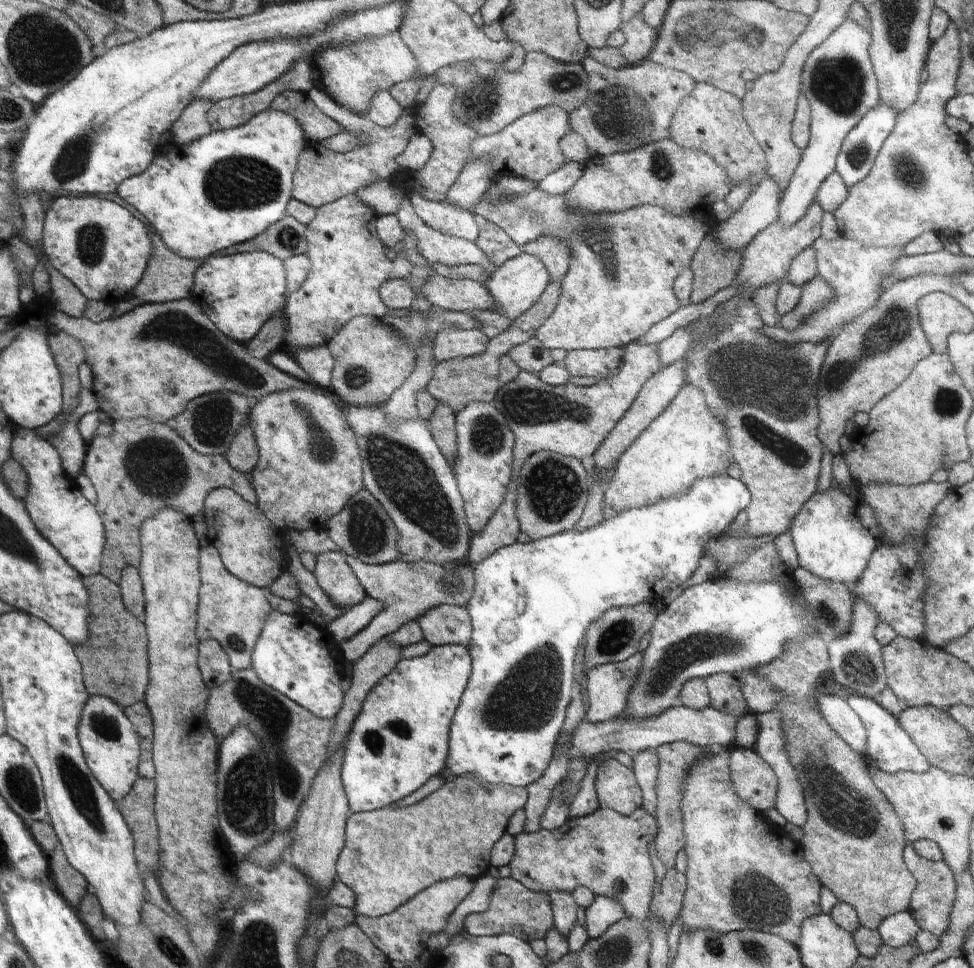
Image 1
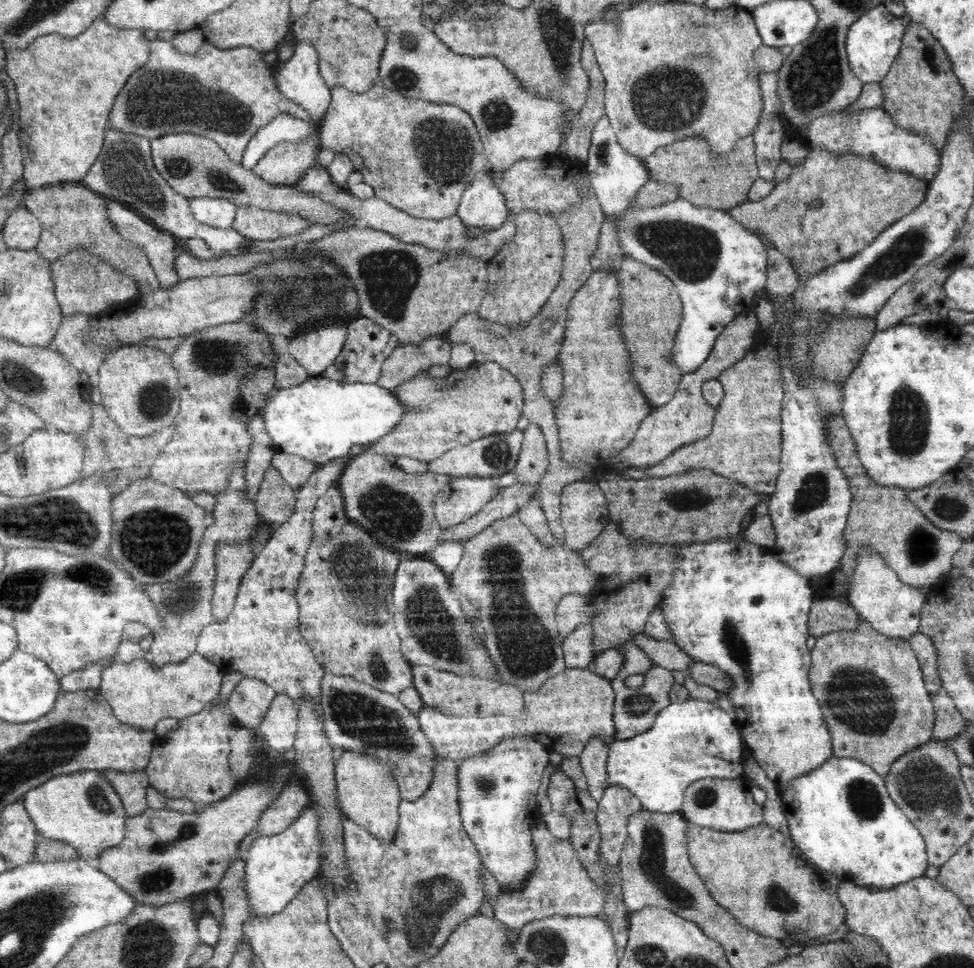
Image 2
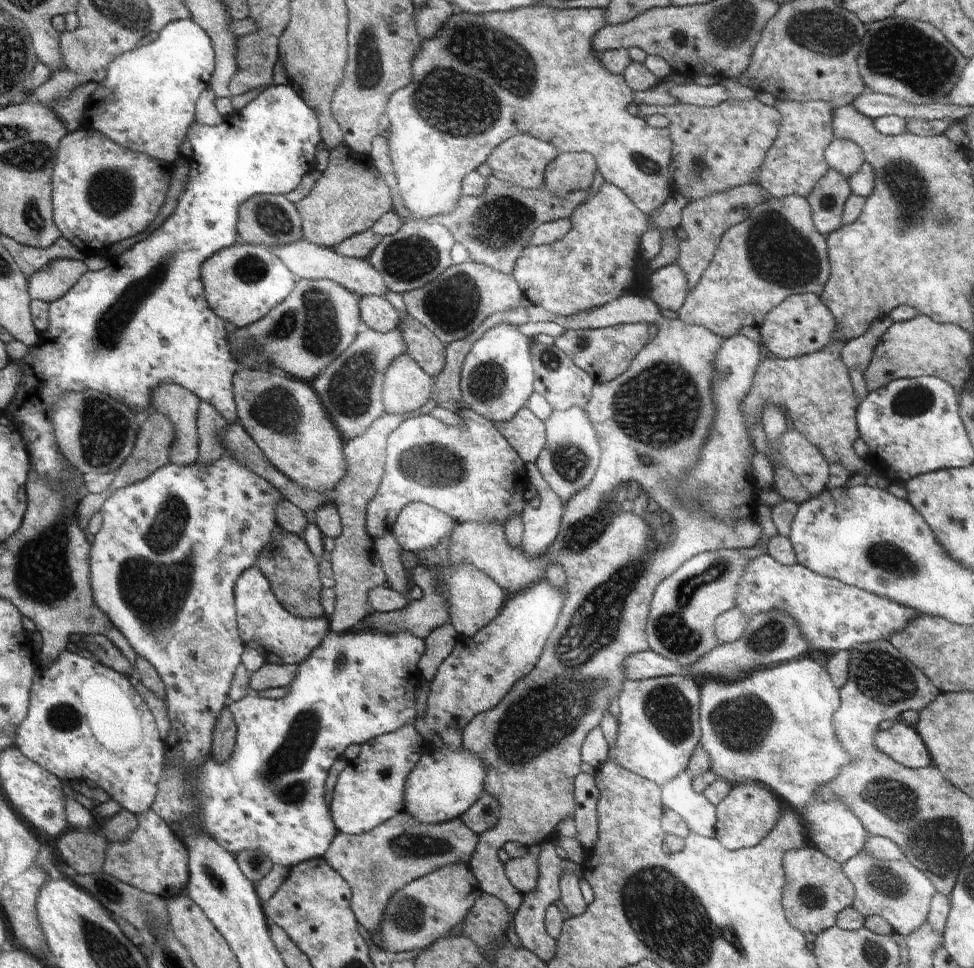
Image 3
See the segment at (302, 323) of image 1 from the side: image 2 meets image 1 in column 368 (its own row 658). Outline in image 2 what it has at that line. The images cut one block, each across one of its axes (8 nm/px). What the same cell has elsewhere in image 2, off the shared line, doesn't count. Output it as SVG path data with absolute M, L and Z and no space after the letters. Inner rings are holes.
M350 455L342 456L326 463L326 466L317 466L307 483L295 493L296 506L292 516L273 530L264 549L253 558L250 568L244 573L230 617L224 623L214 621L205 627L197 641L197 653L202 654L212 664L218 665L224 675L238 672L245 678L258 678L272 686L277 693L286 693L296 706L297 700L304 696L304 699L312 699L312 703L316 703L316 709L320 711L322 711L321 684L326 669L317 660L300 633L300 607L295 592L301 572L304 570L306 552L313 541L312 519L316 504L320 496L326 492L326 488L330 488L332 482L338 482L350 458Z

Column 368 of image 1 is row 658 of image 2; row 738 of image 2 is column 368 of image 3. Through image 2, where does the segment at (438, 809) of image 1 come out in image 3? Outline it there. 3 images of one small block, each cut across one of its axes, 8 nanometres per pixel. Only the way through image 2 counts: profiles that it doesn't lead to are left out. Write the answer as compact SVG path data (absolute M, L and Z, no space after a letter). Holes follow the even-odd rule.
M401 811L396 816L385 821L370 832L360 835L346 835L339 833L332 840L328 850L324 853L326 862L349 884L353 897L351 909L356 920L368 929L372 936L379 931L383 921L383 912L392 893L402 888L414 879L438 870L447 864L468 863L478 844L479 836L472 833L459 818L441 823L440 825L424 825L411 815Z

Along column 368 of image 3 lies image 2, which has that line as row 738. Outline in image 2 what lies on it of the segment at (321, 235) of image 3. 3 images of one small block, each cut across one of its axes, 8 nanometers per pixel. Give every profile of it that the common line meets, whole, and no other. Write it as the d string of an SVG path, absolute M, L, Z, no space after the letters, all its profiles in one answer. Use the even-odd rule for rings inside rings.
M220 694L202 712L180 718L179 729L156 739L150 762L144 770L151 786L162 795L194 801L200 809L230 796L240 786L229 767L230 740L237 725L228 702L215 705L217 702L220 702Z

